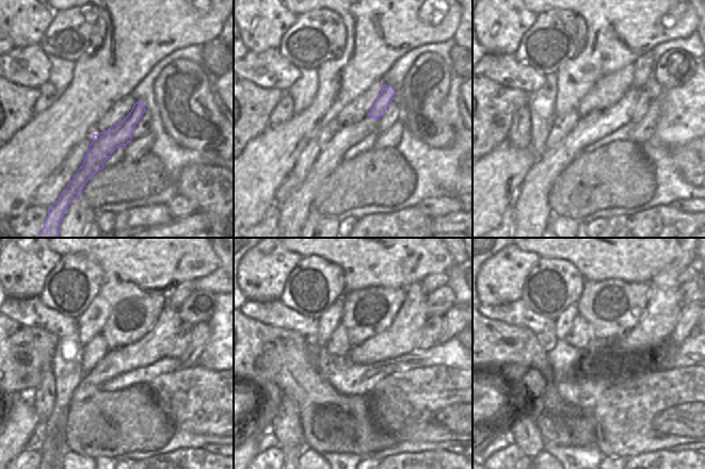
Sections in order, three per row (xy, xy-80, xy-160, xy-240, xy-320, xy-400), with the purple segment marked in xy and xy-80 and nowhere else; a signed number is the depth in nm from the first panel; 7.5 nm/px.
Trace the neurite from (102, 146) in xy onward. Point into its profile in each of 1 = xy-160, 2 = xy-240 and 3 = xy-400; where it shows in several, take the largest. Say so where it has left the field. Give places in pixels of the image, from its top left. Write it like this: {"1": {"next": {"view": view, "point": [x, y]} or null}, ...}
{"1": {"next": {"view": "xy-160", "point": [644, 66]}}, "2": {"next": {"view": "xy-240", "point": [174, 298]}}, "3": {"next": {"view": "xy-400", "point": [689, 273]}}}

